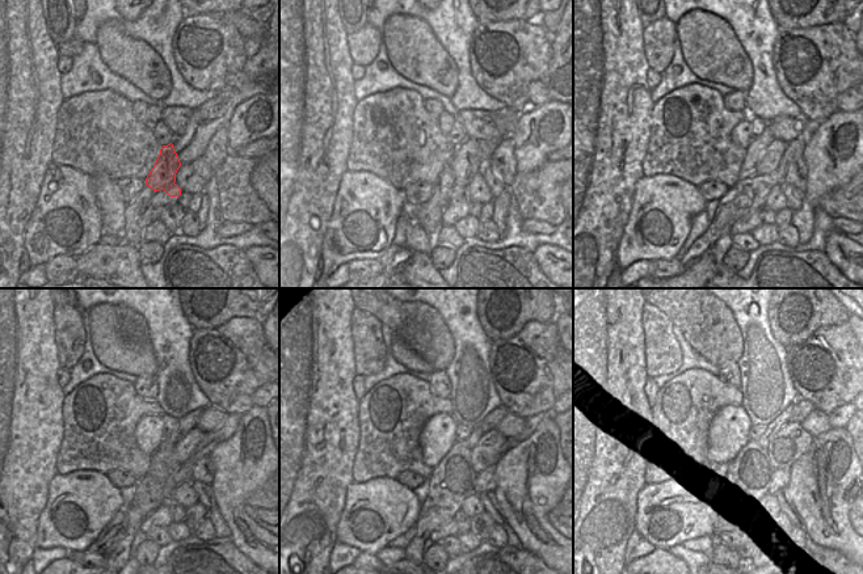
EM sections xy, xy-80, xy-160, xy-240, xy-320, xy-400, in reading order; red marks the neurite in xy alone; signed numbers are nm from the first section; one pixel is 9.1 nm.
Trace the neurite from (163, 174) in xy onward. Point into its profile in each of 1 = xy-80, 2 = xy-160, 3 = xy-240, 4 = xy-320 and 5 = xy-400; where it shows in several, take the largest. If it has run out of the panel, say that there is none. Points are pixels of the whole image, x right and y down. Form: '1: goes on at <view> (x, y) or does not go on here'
1: goes on at xy-80 (467, 161)
2: goes on at xy-160 (771, 156)
3: goes on at xy-240 (185, 447)
4: goes on at xy-320 (491, 447)
5: goes on at xy-400 (791, 442)

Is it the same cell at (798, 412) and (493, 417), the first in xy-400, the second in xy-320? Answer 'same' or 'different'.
same

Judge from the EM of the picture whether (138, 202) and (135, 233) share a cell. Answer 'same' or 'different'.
same

